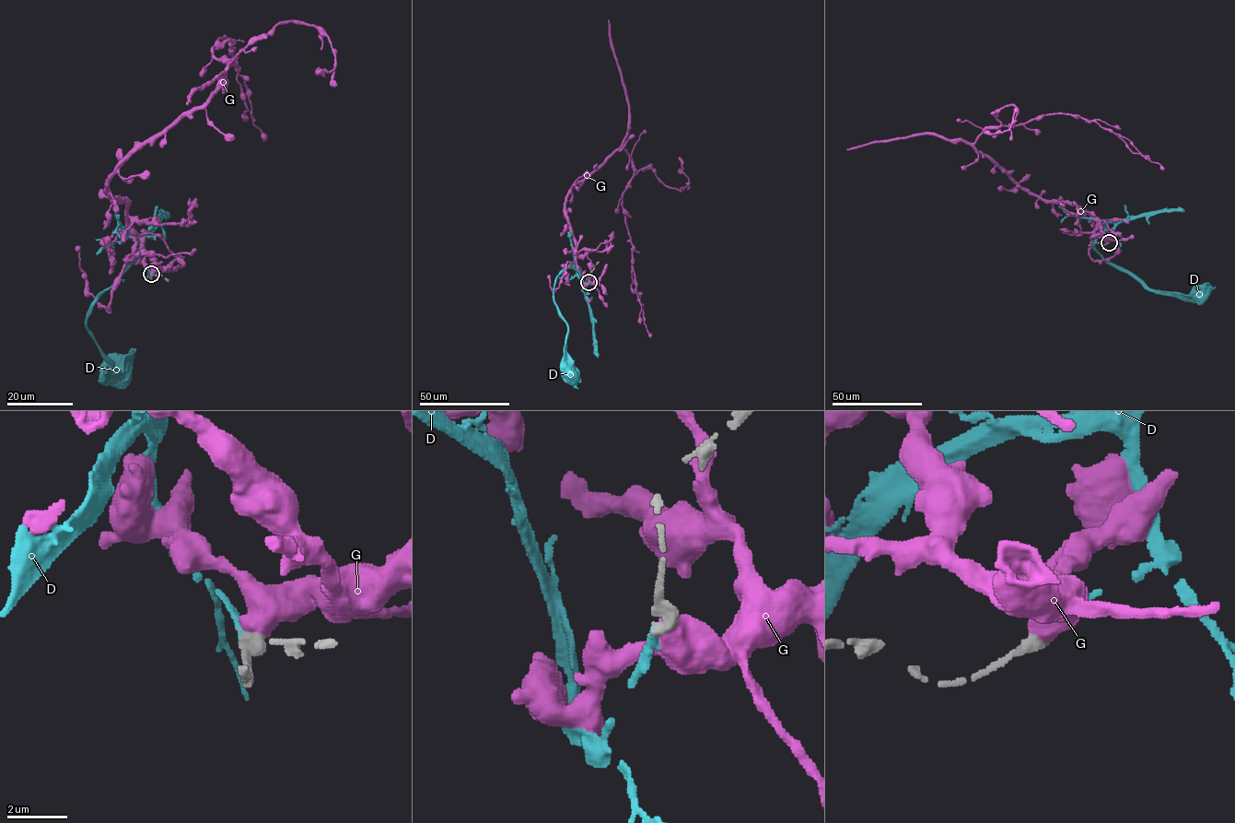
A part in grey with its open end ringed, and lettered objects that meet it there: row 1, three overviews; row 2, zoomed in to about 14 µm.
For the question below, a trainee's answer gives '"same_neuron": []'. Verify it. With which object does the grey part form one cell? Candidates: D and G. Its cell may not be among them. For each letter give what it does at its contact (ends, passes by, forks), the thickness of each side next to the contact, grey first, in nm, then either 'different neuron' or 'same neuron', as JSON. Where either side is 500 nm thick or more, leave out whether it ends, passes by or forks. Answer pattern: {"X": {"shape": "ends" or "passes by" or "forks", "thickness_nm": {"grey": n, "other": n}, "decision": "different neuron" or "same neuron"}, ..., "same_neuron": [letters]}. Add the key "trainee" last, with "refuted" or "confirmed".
{"D": {"shape": "ends", "thickness_nm": {"grey": 440, "other": 300}, "decision": "same neuron"}, "G": {"thickness_nm": {"grey": 500, "other": 700}, "decision": "different neuron"}, "same_neuron": ["D"], "trainee": "refuted"}

